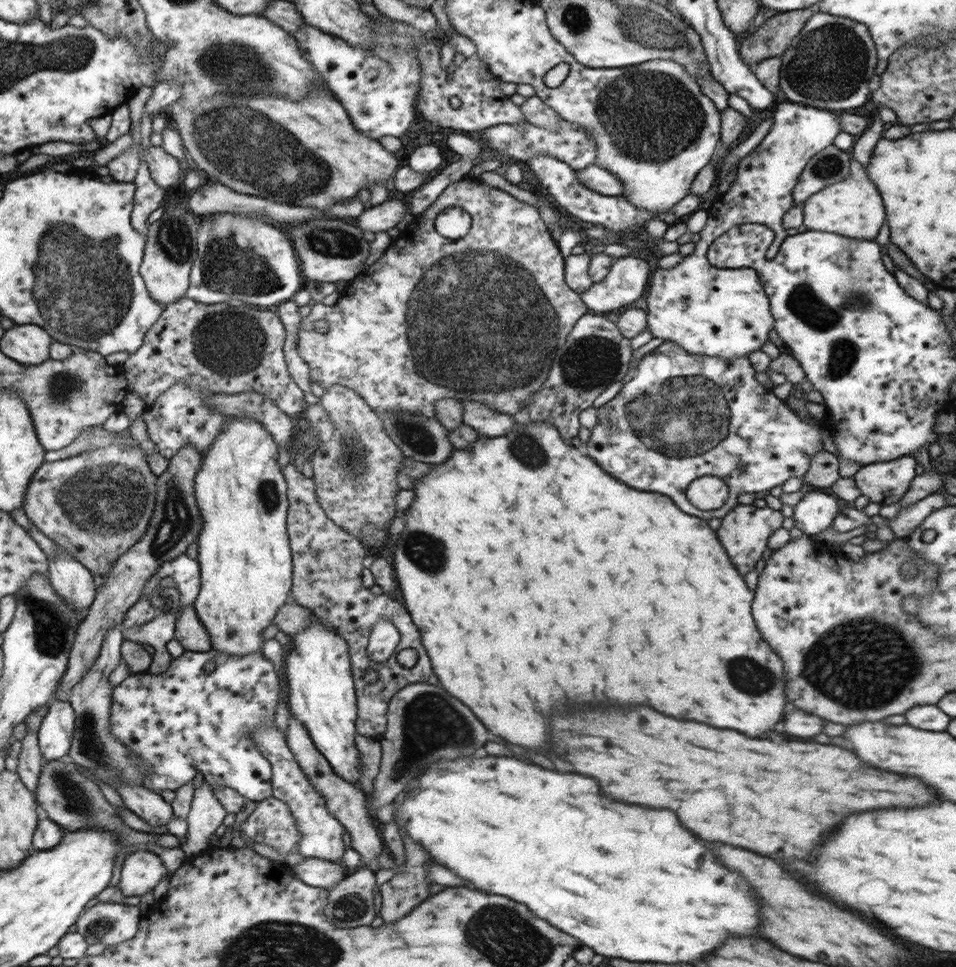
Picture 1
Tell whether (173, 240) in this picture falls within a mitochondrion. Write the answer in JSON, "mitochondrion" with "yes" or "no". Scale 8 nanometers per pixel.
{"mitochondrion":"yes"}

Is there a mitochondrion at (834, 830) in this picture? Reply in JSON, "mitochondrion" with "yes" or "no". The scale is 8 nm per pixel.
{"mitochondrion":"no"}

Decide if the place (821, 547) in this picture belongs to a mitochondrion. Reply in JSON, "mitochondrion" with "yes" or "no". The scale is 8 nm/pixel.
{"mitochondrion":"no"}

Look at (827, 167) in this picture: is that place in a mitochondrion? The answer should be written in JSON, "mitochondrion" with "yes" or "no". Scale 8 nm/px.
{"mitochondrion":"yes"}

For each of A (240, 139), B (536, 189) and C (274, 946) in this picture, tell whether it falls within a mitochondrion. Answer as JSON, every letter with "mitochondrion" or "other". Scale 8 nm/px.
{"A":"mitochondrion","B":"other","C":"mitochondrion"}

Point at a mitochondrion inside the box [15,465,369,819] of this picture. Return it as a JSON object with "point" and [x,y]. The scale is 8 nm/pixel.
{"point":[50,622]}

